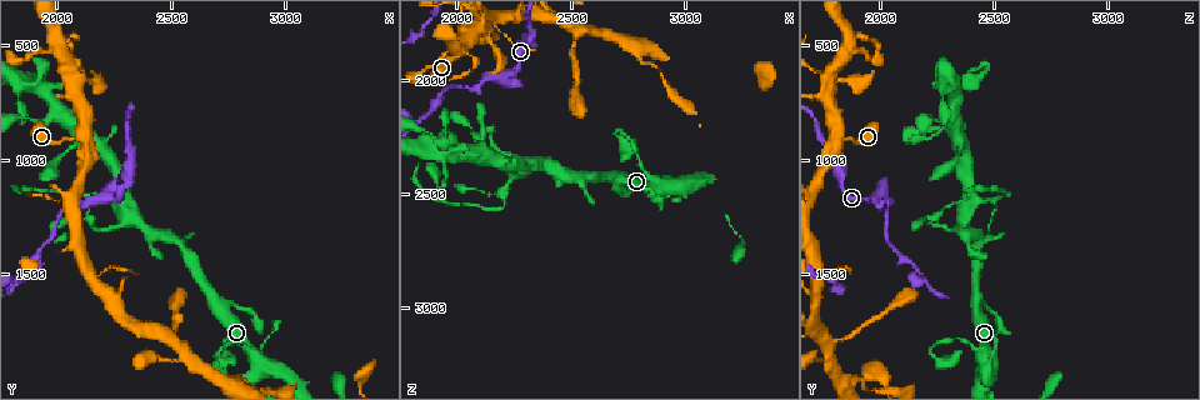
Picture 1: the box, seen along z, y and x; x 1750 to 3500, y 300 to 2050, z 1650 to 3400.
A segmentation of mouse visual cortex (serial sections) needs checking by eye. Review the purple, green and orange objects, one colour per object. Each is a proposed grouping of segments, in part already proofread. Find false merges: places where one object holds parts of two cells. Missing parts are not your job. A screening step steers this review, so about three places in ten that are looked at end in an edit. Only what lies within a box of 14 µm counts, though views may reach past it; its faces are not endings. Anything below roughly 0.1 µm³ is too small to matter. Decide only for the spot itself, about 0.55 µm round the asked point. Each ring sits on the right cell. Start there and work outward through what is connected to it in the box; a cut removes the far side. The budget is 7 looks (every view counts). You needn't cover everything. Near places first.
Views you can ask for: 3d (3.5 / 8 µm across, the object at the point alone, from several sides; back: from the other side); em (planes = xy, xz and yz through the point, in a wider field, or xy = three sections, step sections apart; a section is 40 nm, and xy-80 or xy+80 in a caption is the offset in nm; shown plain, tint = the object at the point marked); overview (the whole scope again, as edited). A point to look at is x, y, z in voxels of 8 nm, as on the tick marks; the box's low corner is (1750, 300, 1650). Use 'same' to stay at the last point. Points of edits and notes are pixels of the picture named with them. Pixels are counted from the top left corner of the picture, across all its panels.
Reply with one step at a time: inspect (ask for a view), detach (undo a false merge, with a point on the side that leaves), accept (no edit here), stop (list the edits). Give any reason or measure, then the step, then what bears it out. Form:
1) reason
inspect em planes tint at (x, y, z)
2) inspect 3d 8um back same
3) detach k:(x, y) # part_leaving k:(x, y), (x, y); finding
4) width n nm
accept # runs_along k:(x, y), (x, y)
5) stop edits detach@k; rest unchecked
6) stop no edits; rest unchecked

four or more arms meet
inspect 3d 3.5um at (2520, 1810, 1760)

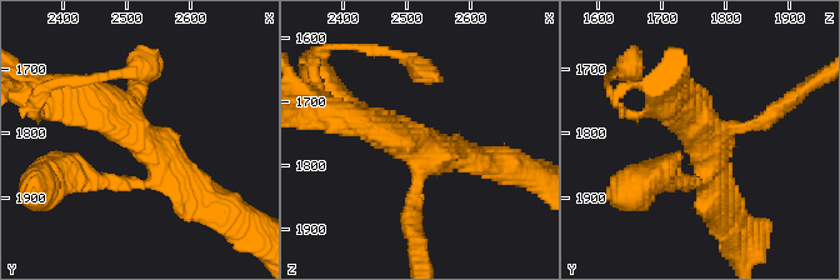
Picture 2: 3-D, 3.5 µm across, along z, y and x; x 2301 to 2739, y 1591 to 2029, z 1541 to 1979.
arm_widths 150, 200, 350, 400 nm
accept # runs_along 2:(79, 96), (133, 128), (205, 196); one cell here

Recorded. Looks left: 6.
abrupt turn
inspect 3d 3.5um at (2810, 1950, 1920)

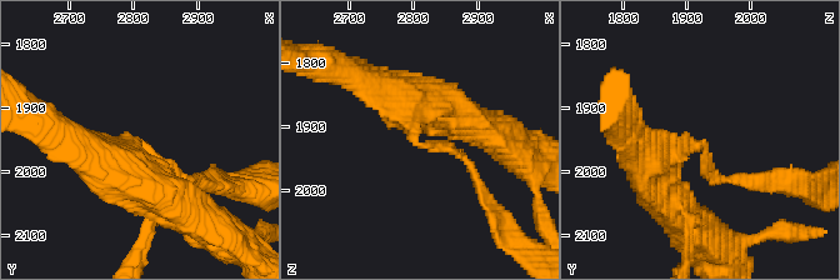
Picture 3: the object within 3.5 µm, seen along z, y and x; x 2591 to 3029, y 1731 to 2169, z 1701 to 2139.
arm_widths 100, 450 nm; shape alone is not enough
inspect em xy step 5 tint at (2805, 1960, 1925)

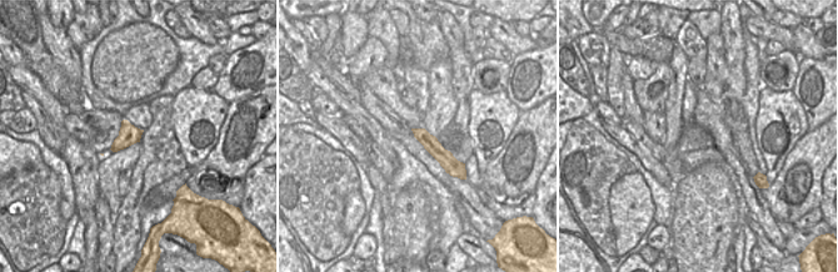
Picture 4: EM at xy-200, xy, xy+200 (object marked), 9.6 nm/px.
inspect em xy step 2 tint same

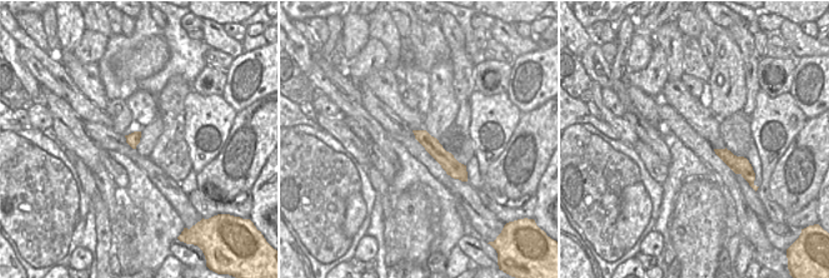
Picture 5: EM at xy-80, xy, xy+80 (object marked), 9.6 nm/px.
accept # runs_along 5:(418, 133), (457, 170), (463, 172); all the same cell

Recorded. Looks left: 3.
sharp bend
inspect 3d 3.5um at (2100, 1190, 2030)

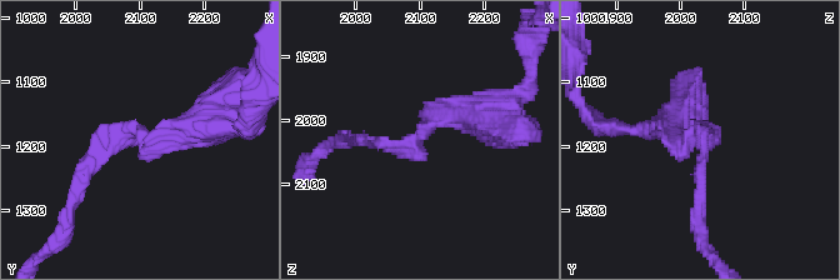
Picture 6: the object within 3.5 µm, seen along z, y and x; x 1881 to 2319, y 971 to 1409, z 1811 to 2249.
need the tissue
inspect em planes tint at (2105, 1180, 2020)

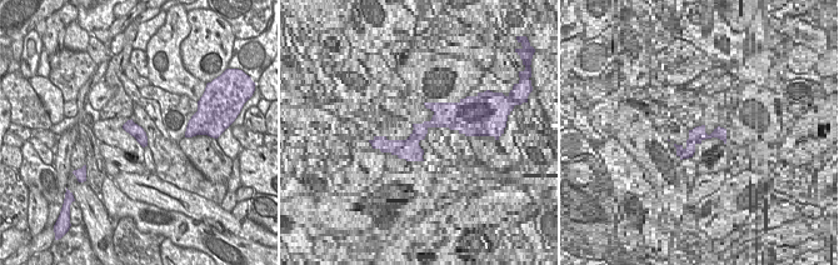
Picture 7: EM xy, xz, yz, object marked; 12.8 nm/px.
arm_widths 150, 450 nm
accept # runs_along 6:(221, 125), (129, 129), (83, 171); one cell here

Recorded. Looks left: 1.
stop no edits; rest unchecked

